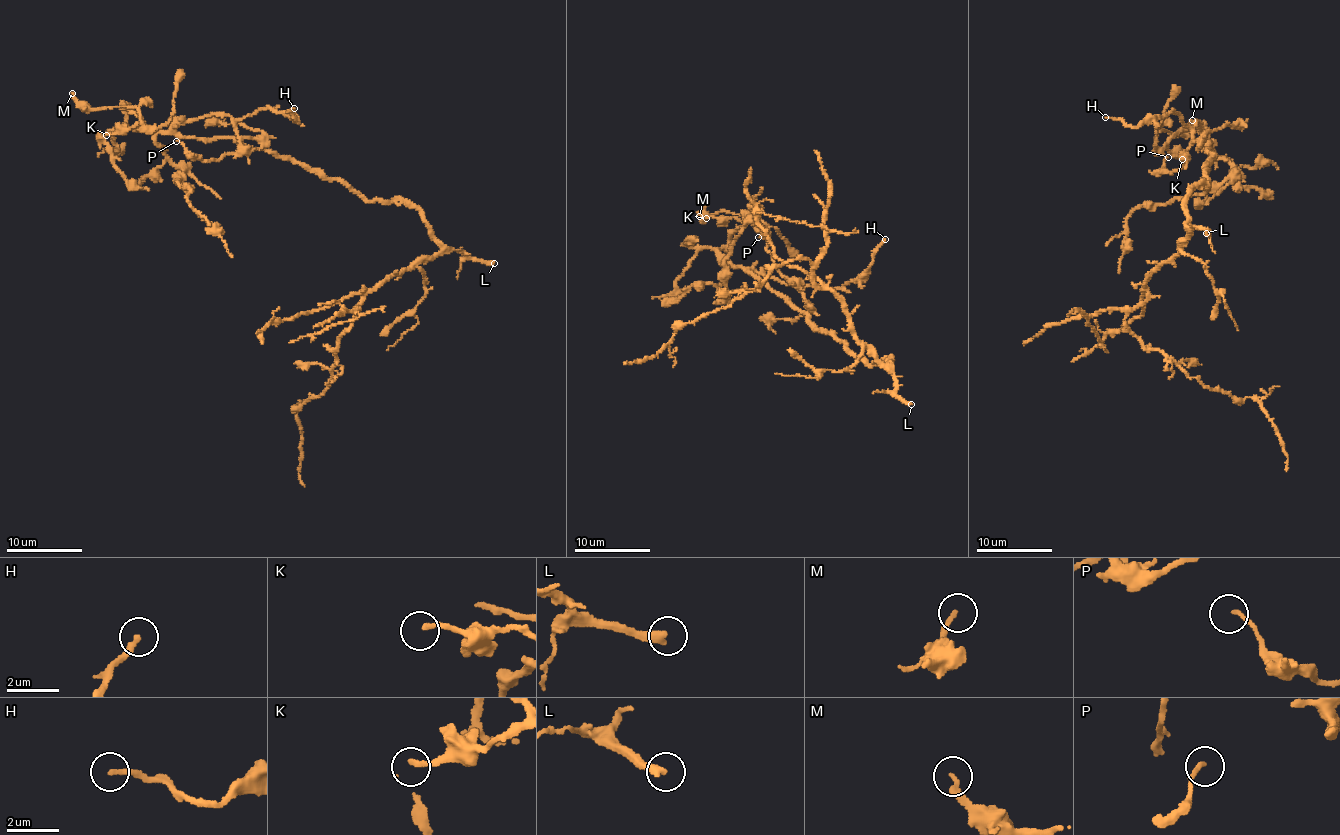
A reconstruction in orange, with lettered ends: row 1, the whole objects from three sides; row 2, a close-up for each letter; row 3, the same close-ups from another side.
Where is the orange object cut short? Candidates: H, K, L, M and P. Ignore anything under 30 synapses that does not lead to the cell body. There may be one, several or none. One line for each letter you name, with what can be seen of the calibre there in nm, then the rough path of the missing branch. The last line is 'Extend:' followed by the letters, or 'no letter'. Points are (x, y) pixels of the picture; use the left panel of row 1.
H: calibre 200 nm; course (294, 108), (299, 118), (296, 155)
L: calibre 280 nm
Extend: H, L

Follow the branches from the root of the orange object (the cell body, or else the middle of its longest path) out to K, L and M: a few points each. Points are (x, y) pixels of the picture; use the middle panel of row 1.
K: (861, 361), (849, 354), (844, 342), (816, 330), (807, 314), (718, 253), (743, 223), (733, 217), (706, 218)
L: (861, 361), (869, 364), (889, 358), (885, 363), (894, 380), (897, 396), (911, 404)
M: (861, 361), (718, 253), (751, 212), (699, 216)

